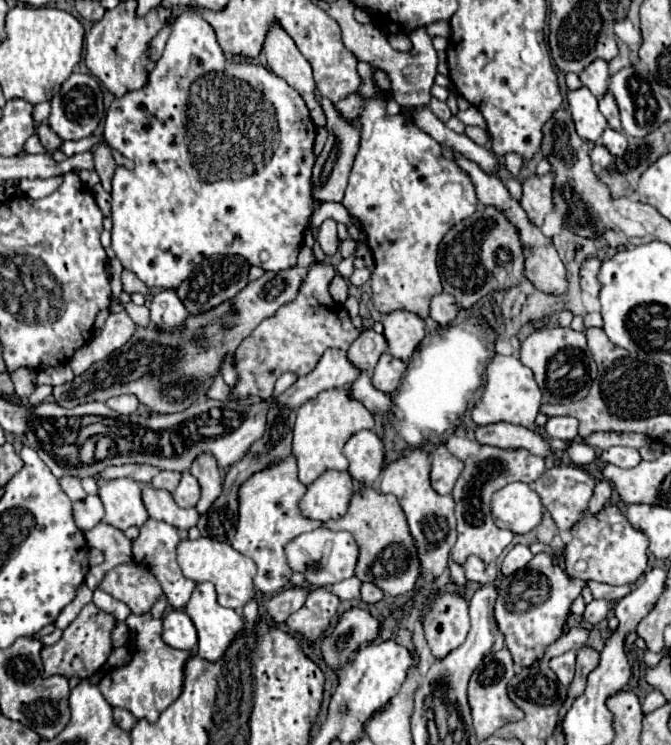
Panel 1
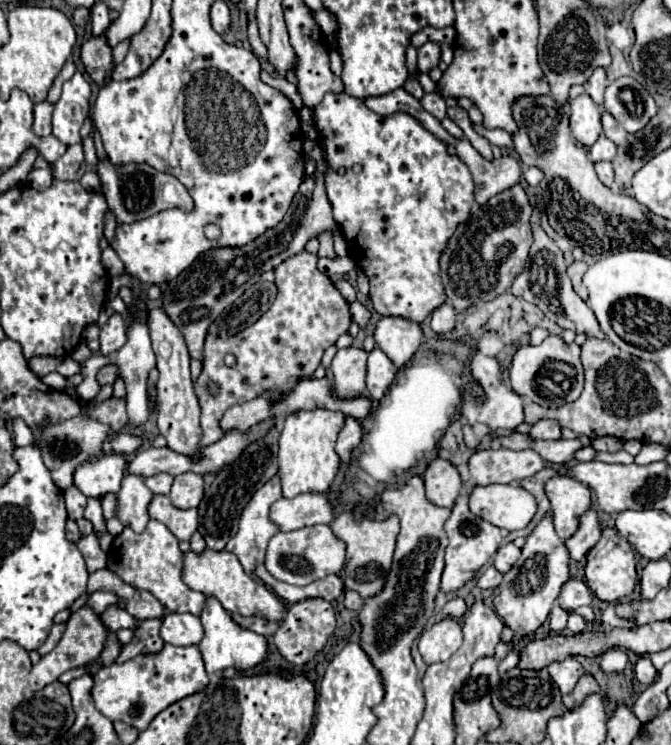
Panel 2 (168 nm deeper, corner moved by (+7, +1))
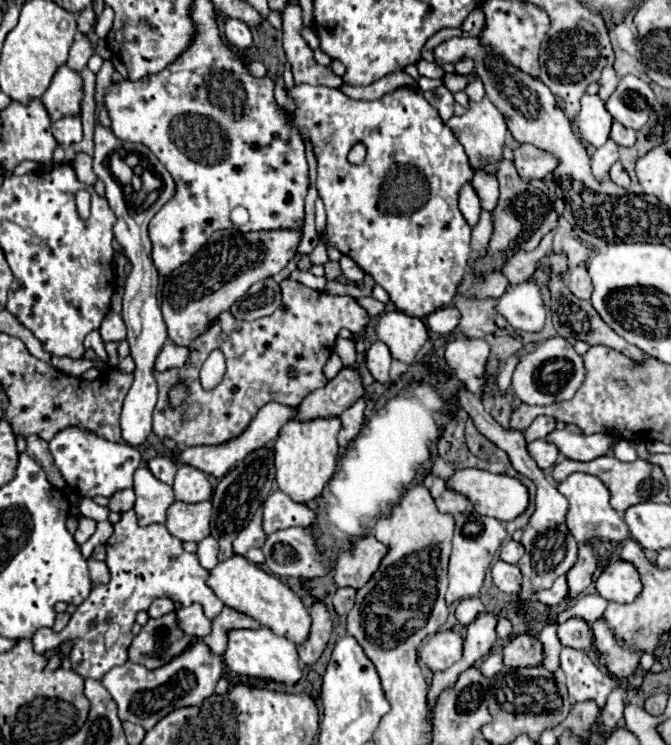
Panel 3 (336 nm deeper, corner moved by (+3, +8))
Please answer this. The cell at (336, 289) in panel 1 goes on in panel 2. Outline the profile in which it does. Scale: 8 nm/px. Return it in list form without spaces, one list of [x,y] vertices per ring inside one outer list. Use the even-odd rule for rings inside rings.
[[[338,280],[338,282],[334,282],[336,284],[336,288],[340,290],[340,294],[348,300],[348,302],[354,302],[356,300],[356,288],[348,282],[348,280]]]

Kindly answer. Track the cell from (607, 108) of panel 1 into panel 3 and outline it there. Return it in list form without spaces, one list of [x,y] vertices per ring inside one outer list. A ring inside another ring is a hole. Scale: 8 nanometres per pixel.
[[[614,121],[614,123],[612,123],[610,137],[612,137],[618,145],[630,147],[630,145],[634,145],[634,141],[636,141],[636,131],[634,131],[634,129],[628,129],[628,127],[624,127],[624,125],[620,125],[618,121]]]

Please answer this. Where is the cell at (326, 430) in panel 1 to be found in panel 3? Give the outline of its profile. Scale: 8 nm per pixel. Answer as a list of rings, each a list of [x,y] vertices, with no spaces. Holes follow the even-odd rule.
[[[318,417],[312,421],[296,421],[296,419],[288,421],[284,429],[280,429],[276,445],[274,445],[278,489],[282,489],[286,495],[290,495],[298,503],[308,503],[314,497],[318,497],[324,485],[332,479],[332,473],[336,471],[338,431],[340,431],[338,417],[328,417],[328,419]]]

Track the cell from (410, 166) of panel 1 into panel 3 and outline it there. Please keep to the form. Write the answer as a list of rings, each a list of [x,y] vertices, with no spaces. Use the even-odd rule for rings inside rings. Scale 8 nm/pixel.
[[[296,85],[288,89],[288,93],[298,105],[298,109],[288,115],[300,129],[302,137],[310,139],[314,145],[318,161],[316,187],[328,217],[326,233],[320,235],[320,239],[328,245],[336,245],[344,255],[352,257],[364,273],[370,273],[402,313],[422,319],[432,311],[450,305],[472,253],[472,229],[458,209],[458,193],[474,177],[472,169],[468,169],[468,155],[460,141],[456,141],[452,129],[448,129],[420,91],[408,87],[396,89],[378,101],[356,101],[340,93],[340,89],[322,85]],[[356,143],[366,145],[366,161],[362,165],[346,161],[348,151]],[[422,191],[424,203],[408,213],[400,211],[402,205],[406,205],[406,197],[420,197]]]

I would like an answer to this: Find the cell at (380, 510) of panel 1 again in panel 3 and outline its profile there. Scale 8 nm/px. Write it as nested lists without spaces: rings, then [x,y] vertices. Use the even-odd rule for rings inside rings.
[[[374,535],[360,537],[360,541],[352,543],[348,553],[340,553],[338,565],[334,571],[334,579],[338,587],[364,587],[370,577],[380,567],[380,561],[388,553],[388,545],[376,541]]]

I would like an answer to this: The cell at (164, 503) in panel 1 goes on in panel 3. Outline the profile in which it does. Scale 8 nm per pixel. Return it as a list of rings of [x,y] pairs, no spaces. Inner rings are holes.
[[[174,501],[168,507],[166,529],[182,541],[198,543],[210,535],[210,515],[212,515],[210,501],[202,501],[202,503],[194,503],[194,505]]]

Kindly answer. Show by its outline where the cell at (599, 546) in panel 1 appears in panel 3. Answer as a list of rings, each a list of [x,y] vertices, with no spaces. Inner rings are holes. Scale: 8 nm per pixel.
[[[612,561],[606,565],[596,577],[596,591],[608,599],[618,603],[630,603],[642,591],[640,575],[630,561]]]

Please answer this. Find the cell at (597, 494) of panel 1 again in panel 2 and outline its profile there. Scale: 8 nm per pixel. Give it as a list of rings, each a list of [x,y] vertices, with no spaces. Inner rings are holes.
[[[590,508],[588,516],[584,516],[584,520],[580,520],[580,528],[578,528],[576,536],[566,540],[566,546],[570,550],[570,558],[574,562],[584,562],[588,552],[596,546],[598,540],[600,540],[600,524],[596,518],[596,510]]]

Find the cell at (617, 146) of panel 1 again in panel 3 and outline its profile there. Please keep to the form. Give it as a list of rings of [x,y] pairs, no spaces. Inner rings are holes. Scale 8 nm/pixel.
[[[608,139],[608,141],[606,141],[602,147],[598,147],[596,153],[592,155],[592,173],[594,173],[594,177],[596,177],[598,181],[606,179],[606,177],[608,177],[608,169],[610,169],[610,165],[612,165],[614,161],[618,161],[618,145],[616,145],[612,139]]]

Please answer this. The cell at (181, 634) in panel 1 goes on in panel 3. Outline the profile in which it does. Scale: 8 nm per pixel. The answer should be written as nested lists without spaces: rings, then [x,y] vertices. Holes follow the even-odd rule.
[[[194,603],[194,605],[190,605],[190,607],[180,607],[180,609],[176,611],[176,621],[178,621],[180,629],[182,629],[184,633],[188,633],[190,637],[200,637],[200,639],[202,639],[202,637],[206,637],[206,635],[210,633],[210,629],[212,629],[210,619],[204,617],[202,607],[200,607],[198,603]]]

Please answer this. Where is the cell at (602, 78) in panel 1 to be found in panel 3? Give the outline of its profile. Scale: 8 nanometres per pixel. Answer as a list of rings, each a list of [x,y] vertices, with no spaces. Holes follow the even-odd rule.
[[[606,67],[606,69],[602,71],[602,75],[600,75],[600,79],[598,79],[598,85],[600,85],[598,95],[600,95],[600,99],[606,101],[606,99],[612,95],[612,91],[616,89],[616,85],[618,85],[618,75],[614,73],[612,67]]]

